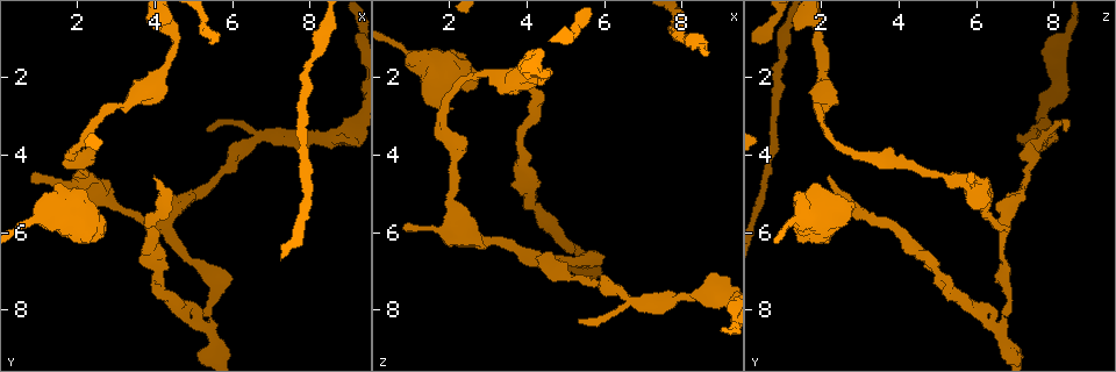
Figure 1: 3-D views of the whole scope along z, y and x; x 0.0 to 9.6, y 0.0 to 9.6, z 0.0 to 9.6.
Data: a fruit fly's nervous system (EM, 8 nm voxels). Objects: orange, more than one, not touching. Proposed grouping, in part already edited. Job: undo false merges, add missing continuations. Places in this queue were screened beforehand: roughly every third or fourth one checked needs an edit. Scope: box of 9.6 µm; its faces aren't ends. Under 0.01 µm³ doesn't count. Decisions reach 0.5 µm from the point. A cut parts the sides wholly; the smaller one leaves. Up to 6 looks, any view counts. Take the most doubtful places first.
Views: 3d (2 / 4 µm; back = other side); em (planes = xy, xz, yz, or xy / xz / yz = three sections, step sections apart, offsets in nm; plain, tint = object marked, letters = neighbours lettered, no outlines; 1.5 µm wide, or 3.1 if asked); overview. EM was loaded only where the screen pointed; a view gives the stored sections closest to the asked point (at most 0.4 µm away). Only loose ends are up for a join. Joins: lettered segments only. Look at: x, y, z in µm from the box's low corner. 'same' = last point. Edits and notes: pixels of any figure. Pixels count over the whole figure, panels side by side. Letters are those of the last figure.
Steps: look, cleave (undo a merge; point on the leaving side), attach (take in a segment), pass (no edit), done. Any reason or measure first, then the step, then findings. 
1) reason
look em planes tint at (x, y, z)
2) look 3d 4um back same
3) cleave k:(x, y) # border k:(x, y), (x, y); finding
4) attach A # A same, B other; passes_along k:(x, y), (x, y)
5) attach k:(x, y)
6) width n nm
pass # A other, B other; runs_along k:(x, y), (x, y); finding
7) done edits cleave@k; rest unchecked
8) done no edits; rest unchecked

free end
look 3d 2um at (4.00, 4.55, 2.15)

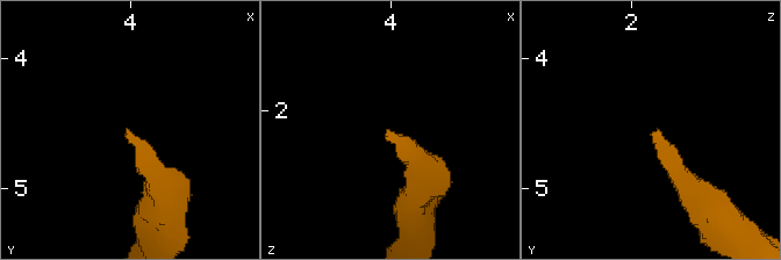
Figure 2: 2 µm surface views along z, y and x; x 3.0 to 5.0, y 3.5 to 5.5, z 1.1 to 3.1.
look em xy step 4 plain at (3.98, 4.60, 2.16)

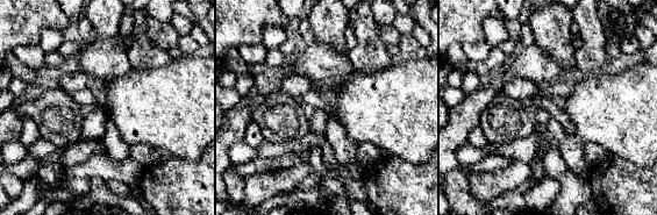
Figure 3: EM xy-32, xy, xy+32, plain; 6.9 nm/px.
what lies round it
look em xy step 4 letters same

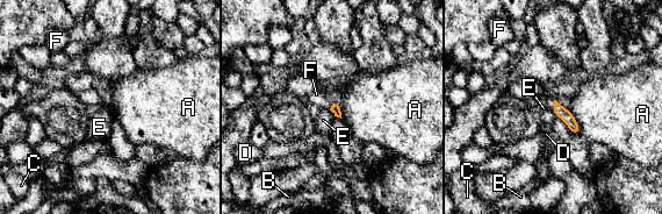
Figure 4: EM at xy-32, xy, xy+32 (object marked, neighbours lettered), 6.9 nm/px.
longest_contact A 180 nm
attach F # A other, B other, C other, D other, E other, F same; passes_along 4:(560, 112), (554, 104), (544, 101); the neuron continues

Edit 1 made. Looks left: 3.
calibre changes
look 3d 2um at (0.70, 5.70, 1.25)

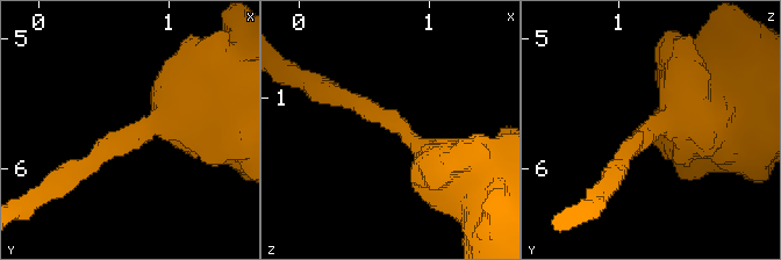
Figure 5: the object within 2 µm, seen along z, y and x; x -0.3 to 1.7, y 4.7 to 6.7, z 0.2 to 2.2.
look em planes letters at (0.74, 5.72, 1.22)

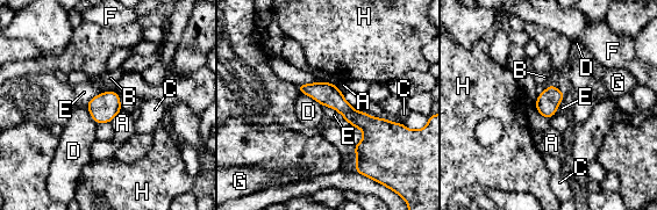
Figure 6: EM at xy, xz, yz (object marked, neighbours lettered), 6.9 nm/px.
longest_contact E 190 nm
pass # A other, B other, C other, D other, E other, F other, G other, H other; all the same neuron

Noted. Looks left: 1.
done edits attach@4; rest unchecked

